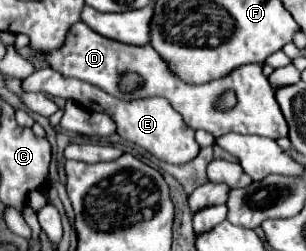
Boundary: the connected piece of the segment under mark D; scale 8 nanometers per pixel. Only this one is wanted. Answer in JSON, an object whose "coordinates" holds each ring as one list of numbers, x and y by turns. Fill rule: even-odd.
{"coordinates":[[77,22,69,28,69,34,67,34,61,48,51,50,51,52,41,52,41,56,49,64,49,68,57,70,65,78,77,78,77,80,89,82,89,84,105,90,111,96,125,96,117,88,119,76,123,72,137,72,145,80,145,86,137,92,139,98,161,96,165,100,169,100,169,104,183,116,187,126,191,126,193,130,199,130,199,128,207,130,215,138,221,134,227,134,227,132,257,134,257,136,267,136,273,140,287,136,287,122,277,106,275,92,269,86,267,78,263,76,259,64,239,66,237,70,233,70,233,74,229,74,221,80,213,80,213,82,207,82,201,86,191,86,191,84,177,80,173,74,169,74,167,64,161,60,161,56,149,44,131,46,131,44,123,44,117,40,109,40,109,38,93,32,91,28,87,28,83,22],[229,90,235,92,237,104,229,110,219,110,217,108,219,98]]}

